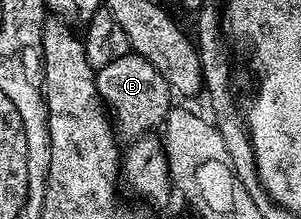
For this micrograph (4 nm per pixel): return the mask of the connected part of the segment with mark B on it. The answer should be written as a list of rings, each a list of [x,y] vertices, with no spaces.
[[[135,53],[118,57],[96,71],[96,93],[101,104],[110,112],[114,130],[121,140],[135,141],[149,134],[155,128],[152,127],[155,123],[156,126],[163,124],[174,106],[174,92],[166,77],[162,77],[162,73],[158,73],[150,61]]]

